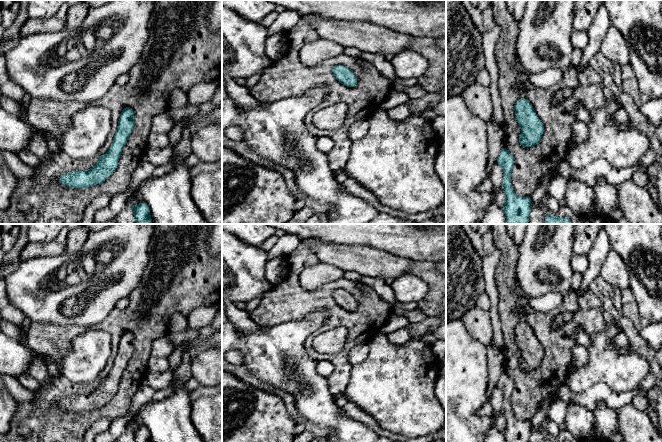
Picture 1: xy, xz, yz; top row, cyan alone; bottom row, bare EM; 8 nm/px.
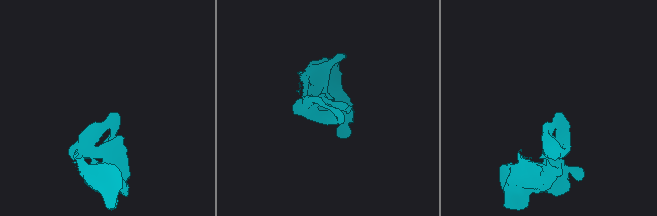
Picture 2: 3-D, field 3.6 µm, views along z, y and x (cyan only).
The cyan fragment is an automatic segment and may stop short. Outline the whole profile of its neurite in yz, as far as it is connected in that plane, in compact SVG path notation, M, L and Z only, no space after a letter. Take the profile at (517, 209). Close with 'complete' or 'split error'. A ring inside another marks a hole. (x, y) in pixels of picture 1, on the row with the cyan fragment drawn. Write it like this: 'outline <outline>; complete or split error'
outline M492 0L493 17L500 27L500 34L495 45L495 60L498 67L498 89L503 109L502 127L506 134L506 145L499 153L497 163L503 169L505 203L502 208L505 224L530 224L532 209L530 195L547 175L559 175L560 163L566 158L572 142L571 129L577 121L573 110L577 104L591 112L606 104L603 84L580 86L578 68L570 66L563 70L563 78L549 88L539 88L529 82L526 72L516 54L519 35L519 21L516 21L507 8L506 0ZM563 88L573 90L573 95L554 105L552 98Z; split error

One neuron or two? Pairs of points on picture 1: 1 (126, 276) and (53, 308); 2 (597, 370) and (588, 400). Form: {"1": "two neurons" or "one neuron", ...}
{"1": "one neuron", "2": "two neurons"}

